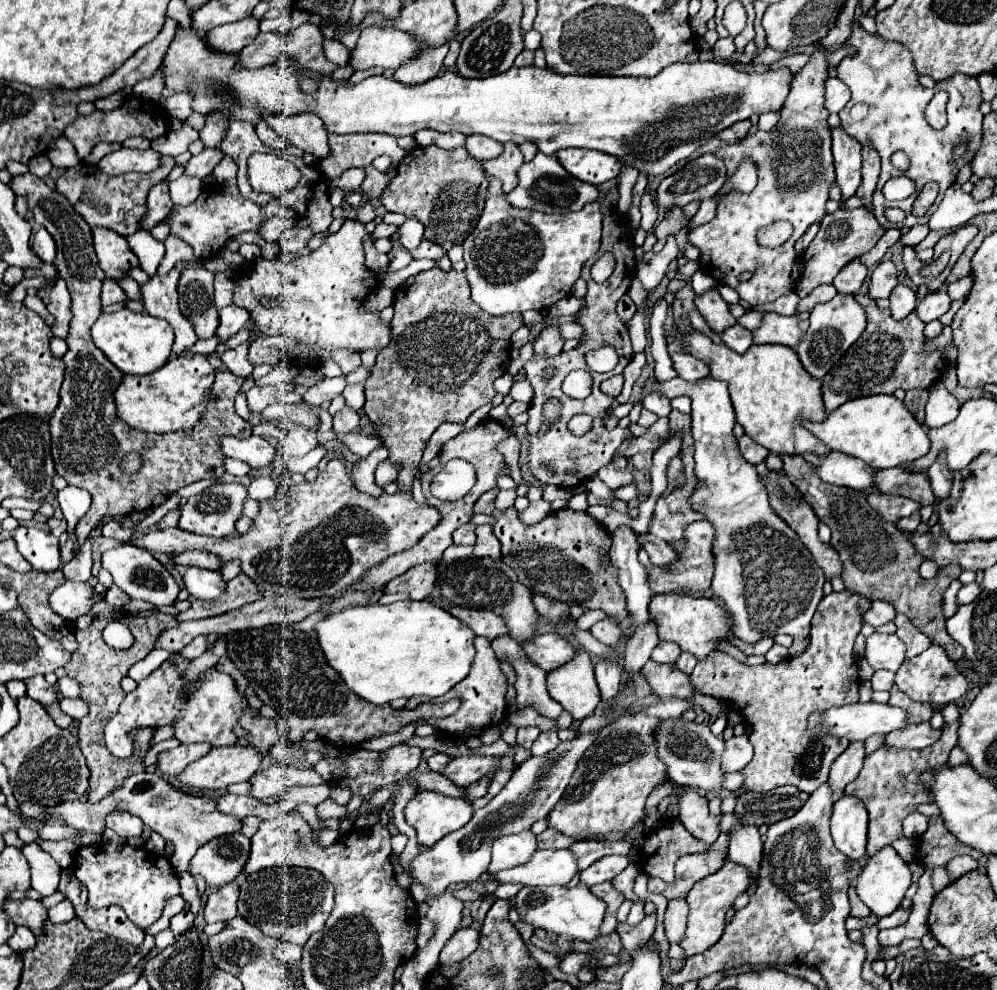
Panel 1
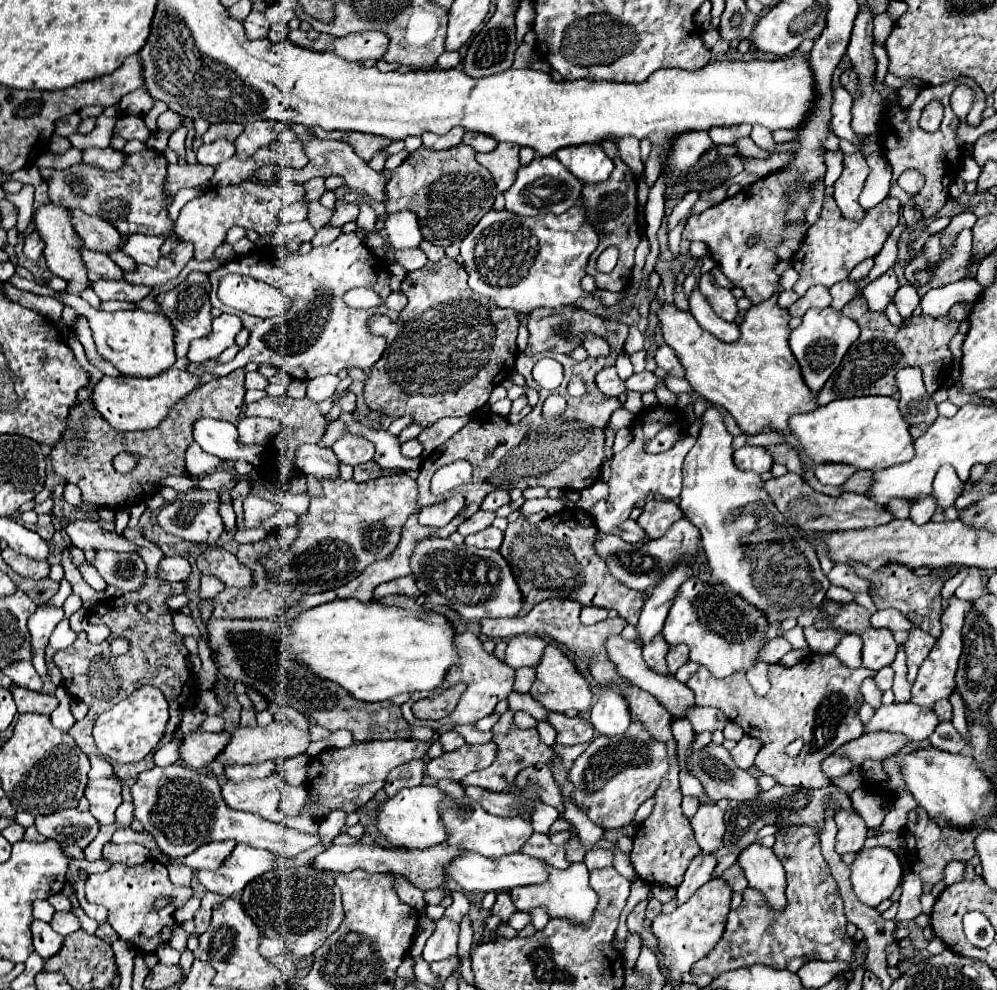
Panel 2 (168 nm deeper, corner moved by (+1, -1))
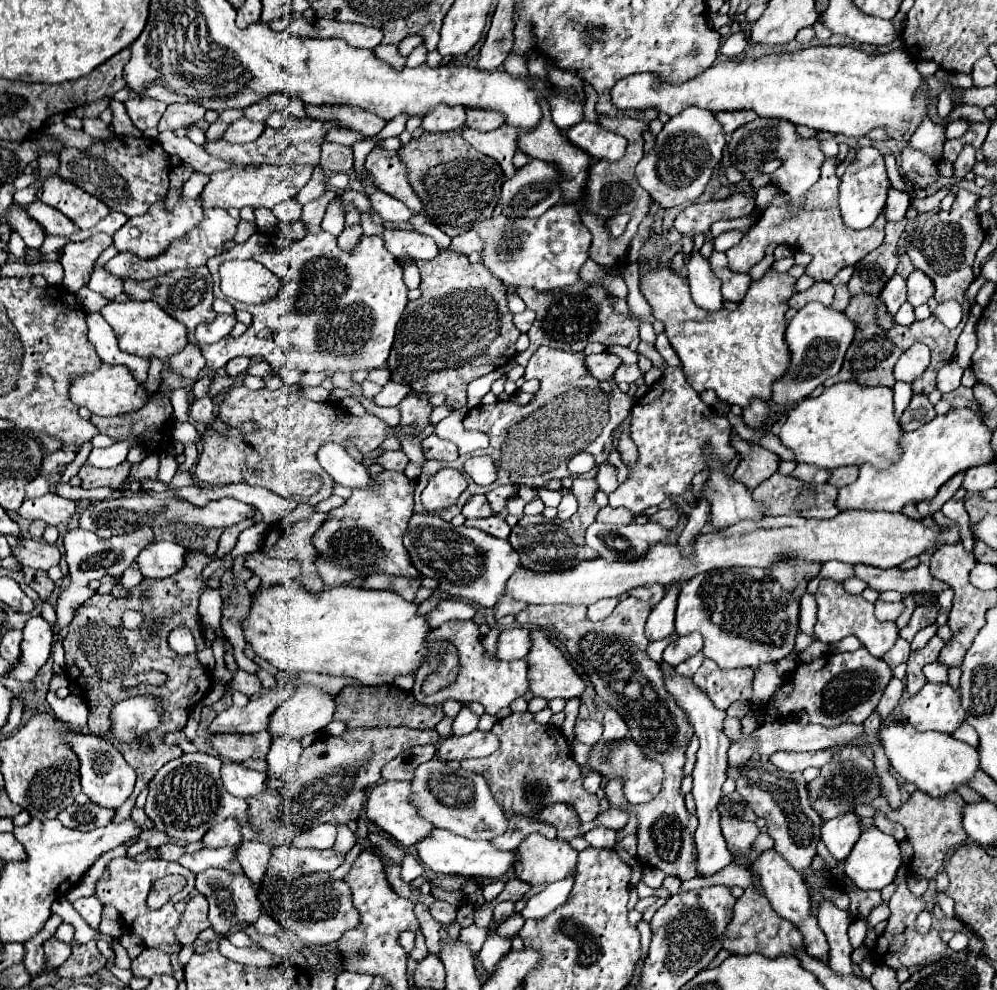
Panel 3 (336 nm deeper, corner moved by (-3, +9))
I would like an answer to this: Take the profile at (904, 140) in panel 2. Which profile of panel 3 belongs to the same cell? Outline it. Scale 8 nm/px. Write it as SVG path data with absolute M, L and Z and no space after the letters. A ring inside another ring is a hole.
M911 147L903 149L903 153L901 153L901 169L905 171L911 185L919 185L923 189L939 179L935 161L931 157L927 157L925 153L915 151Z

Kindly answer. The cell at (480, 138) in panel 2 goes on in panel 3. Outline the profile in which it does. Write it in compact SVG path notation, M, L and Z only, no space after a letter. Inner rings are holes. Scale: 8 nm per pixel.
M471 107L467 111L467 123L465 127L477 129L477 131L493 131L495 127L501 127L505 123L503 115L497 115L495 111L477 111Z

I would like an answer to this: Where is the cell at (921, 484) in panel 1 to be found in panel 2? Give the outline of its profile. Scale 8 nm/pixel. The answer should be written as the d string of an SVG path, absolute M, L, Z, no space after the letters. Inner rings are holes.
M857 471L845 485L841 485L843 491L851 491L857 495L867 495L873 483L873 471Z

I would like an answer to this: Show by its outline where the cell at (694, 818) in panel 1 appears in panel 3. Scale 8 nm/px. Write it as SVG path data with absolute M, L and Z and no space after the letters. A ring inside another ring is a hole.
M723 817L721 829L723 829L723 835L727 839L729 851L733 855L745 855L751 861L757 859L759 853L753 849L753 843L759 835L759 827L755 823L745 823L745 821L739 821L733 817Z

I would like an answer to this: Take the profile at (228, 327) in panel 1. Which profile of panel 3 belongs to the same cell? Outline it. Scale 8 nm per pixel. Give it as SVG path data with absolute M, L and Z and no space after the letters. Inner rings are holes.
M217 315L213 323L201 323L195 329L195 339L199 343L217 343L219 339L227 337L237 323L235 315Z

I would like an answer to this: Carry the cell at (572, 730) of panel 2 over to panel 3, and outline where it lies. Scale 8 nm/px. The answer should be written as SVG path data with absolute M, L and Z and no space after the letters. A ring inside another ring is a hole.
M593 719L577 721L577 725L575 725L575 739L581 743L595 745L601 741L601 735L603 735L603 725Z

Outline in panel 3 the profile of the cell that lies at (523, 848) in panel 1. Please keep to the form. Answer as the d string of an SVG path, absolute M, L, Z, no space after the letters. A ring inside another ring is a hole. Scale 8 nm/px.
M431 759L415 769L411 779L411 803L417 805L419 815L433 823L433 827L447 829L467 839L493 839L507 829L507 817L497 807L487 781L465 769L451 769L441 759Z

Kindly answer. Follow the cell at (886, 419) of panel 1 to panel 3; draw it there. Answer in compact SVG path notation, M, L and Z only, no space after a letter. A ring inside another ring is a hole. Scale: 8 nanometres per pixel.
M849 381L823 389L819 397L803 399L795 409L789 411L785 423L779 427L779 439L785 447L793 451L795 461L811 463L827 471L845 465L863 465L863 463L869 463L879 471L883 471L901 455L899 437L901 437L901 427L897 417L893 415L893 391L889 387L861 387Z

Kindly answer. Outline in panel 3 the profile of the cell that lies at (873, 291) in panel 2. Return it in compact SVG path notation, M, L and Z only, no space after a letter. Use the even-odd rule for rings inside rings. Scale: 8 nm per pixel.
M893 275L891 281L885 285L883 293L881 293L885 305L887 305L887 311L891 315L897 313L897 309L907 301L907 285L905 285L905 279L901 275Z

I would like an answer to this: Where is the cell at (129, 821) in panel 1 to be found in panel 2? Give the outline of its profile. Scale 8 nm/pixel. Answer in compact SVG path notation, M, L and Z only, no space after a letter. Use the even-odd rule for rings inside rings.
M97 779L89 781L85 789L85 797L89 799L91 815L101 825L115 823L115 809L121 805L121 779Z

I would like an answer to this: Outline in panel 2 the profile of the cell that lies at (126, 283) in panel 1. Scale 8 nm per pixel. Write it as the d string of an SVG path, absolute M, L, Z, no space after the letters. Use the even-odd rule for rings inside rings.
M89 249L81 251L83 261L89 267L89 279L95 283L99 279L123 279L121 267L105 253L93 253Z

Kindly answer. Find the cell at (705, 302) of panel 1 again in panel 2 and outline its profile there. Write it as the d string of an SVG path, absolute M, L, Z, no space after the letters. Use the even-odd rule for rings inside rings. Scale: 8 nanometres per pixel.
M709 273L701 275L699 279L699 291L705 295L705 299L709 301L709 305L713 307L713 311L725 319L725 321L735 321L737 317L737 299L731 295L729 289L719 287L713 277Z

